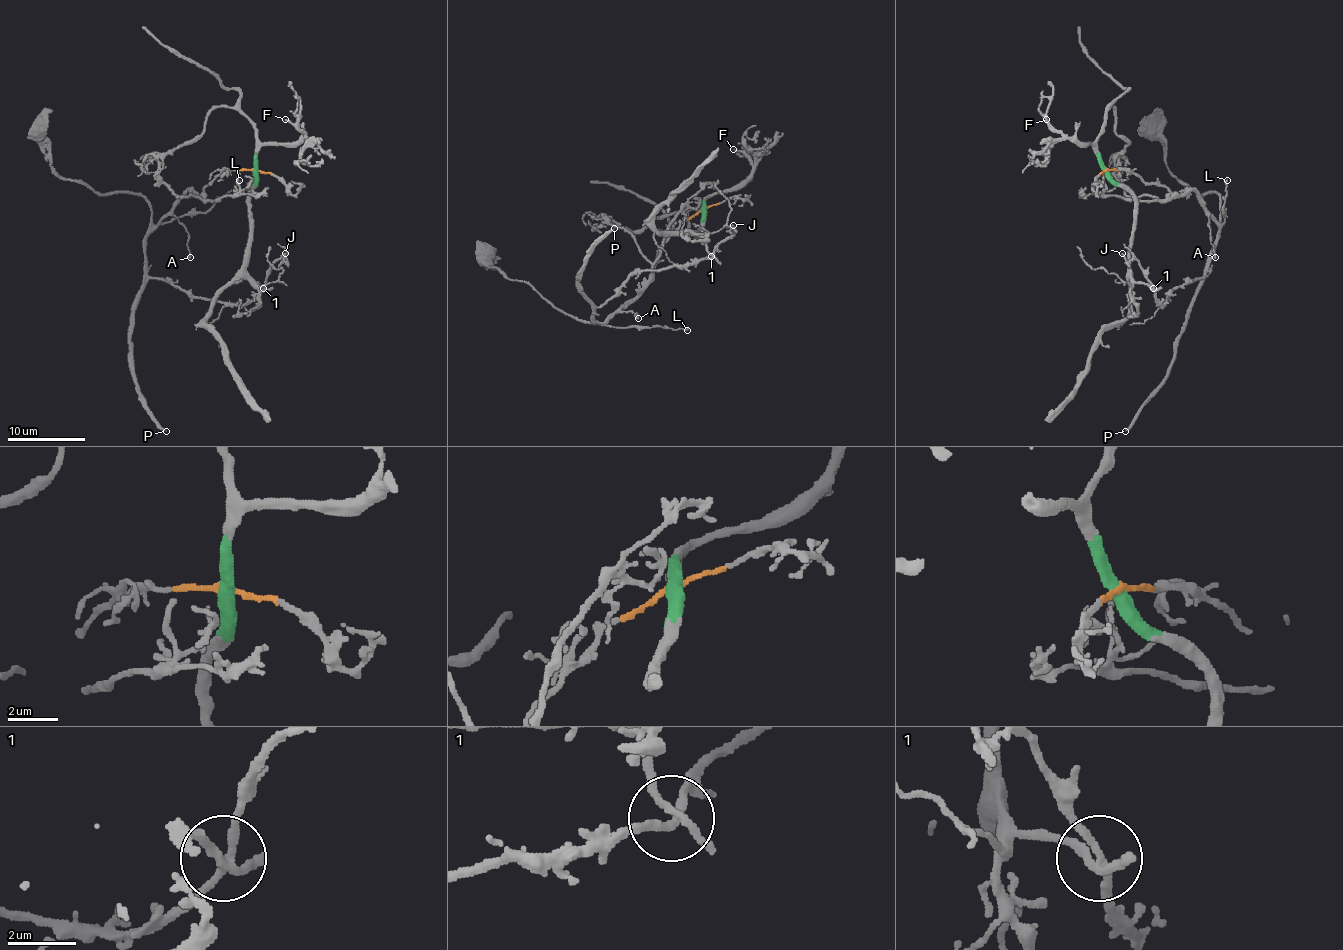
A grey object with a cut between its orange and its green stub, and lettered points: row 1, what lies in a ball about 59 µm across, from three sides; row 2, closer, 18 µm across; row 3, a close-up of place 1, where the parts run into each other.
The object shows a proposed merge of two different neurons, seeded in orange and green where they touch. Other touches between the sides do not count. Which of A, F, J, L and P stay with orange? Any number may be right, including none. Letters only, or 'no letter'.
A, J, L, P

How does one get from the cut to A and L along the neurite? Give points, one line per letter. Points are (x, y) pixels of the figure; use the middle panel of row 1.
A: (703, 209), (687, 217), (658, 250), (658, 260), (646, 288), (621, 309), (637, 313), (639, 319)
L: (703, 209), (687, 217), (658, 250), (656, 266), (646, 284), (607, 323), (687, 330)

